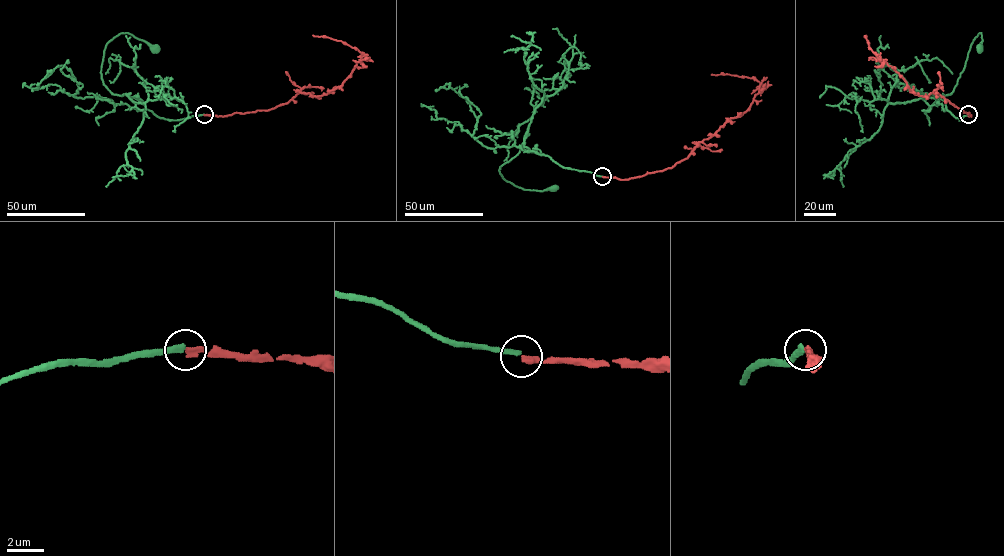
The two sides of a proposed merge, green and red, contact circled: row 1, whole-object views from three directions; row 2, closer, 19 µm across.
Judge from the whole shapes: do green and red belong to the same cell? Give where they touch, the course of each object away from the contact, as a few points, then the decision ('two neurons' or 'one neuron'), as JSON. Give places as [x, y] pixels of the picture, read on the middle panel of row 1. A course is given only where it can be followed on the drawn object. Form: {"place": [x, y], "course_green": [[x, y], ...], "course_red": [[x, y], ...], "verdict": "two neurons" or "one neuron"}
{"place": [602, 176], "course_green": [[603, 176], [563, 168], [547, 156], [526, 147], [500, 167], [502, 177], [519, 187], [542, 191], [553, 188]], "course_red": [[603, 176], [625, 180], [671, 168], [729, 119], [741, 115], [760, 89], [760, 83], [754, 78], [711, 75]], "verdict": "two neurons"}

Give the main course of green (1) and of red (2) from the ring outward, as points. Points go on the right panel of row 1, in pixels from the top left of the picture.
1: (968, 114), (961, 120), (955, 117), (938, 95), (953, 91), (970, 45), (981, 33), (980, 48)
2: (968, 114), (936, 92), (914, 94), (898, 73), (870, 48), (866, 35)

